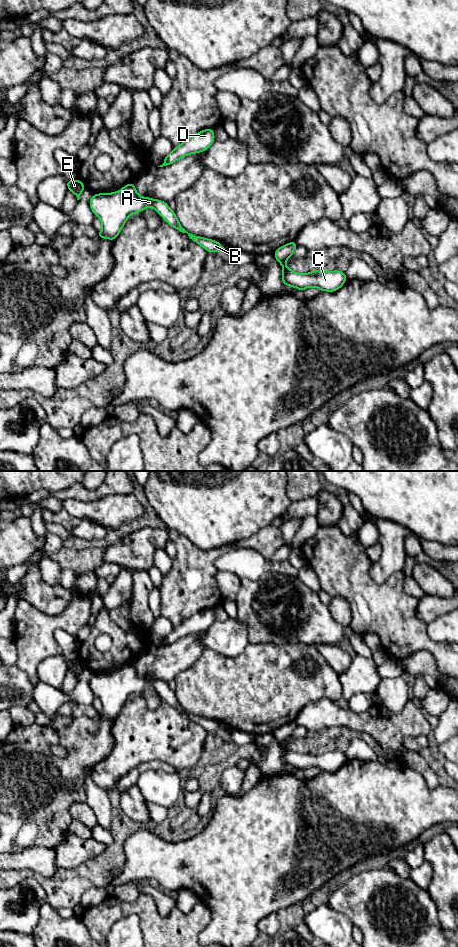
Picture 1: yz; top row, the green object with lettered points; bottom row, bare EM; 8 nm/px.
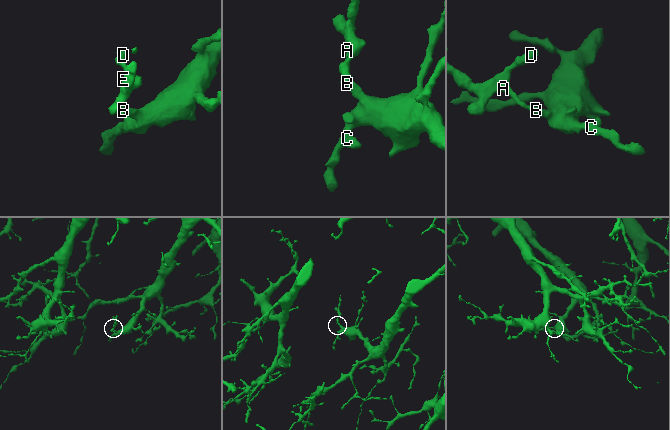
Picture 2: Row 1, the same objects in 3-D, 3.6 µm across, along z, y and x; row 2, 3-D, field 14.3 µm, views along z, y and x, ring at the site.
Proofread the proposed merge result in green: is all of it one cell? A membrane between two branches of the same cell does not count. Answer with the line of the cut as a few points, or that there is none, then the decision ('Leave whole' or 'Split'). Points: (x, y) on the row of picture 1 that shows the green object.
No split. Leave whole

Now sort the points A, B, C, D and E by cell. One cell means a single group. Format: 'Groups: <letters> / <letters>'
Groups: A B C D E

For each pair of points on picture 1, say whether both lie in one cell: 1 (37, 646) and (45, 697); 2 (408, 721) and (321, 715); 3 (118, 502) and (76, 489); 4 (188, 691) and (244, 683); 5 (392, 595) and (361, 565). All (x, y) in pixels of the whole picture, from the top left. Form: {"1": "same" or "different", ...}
{"1": "different", "2": "same", "3": "different", "4": "same", "5": "same"}

